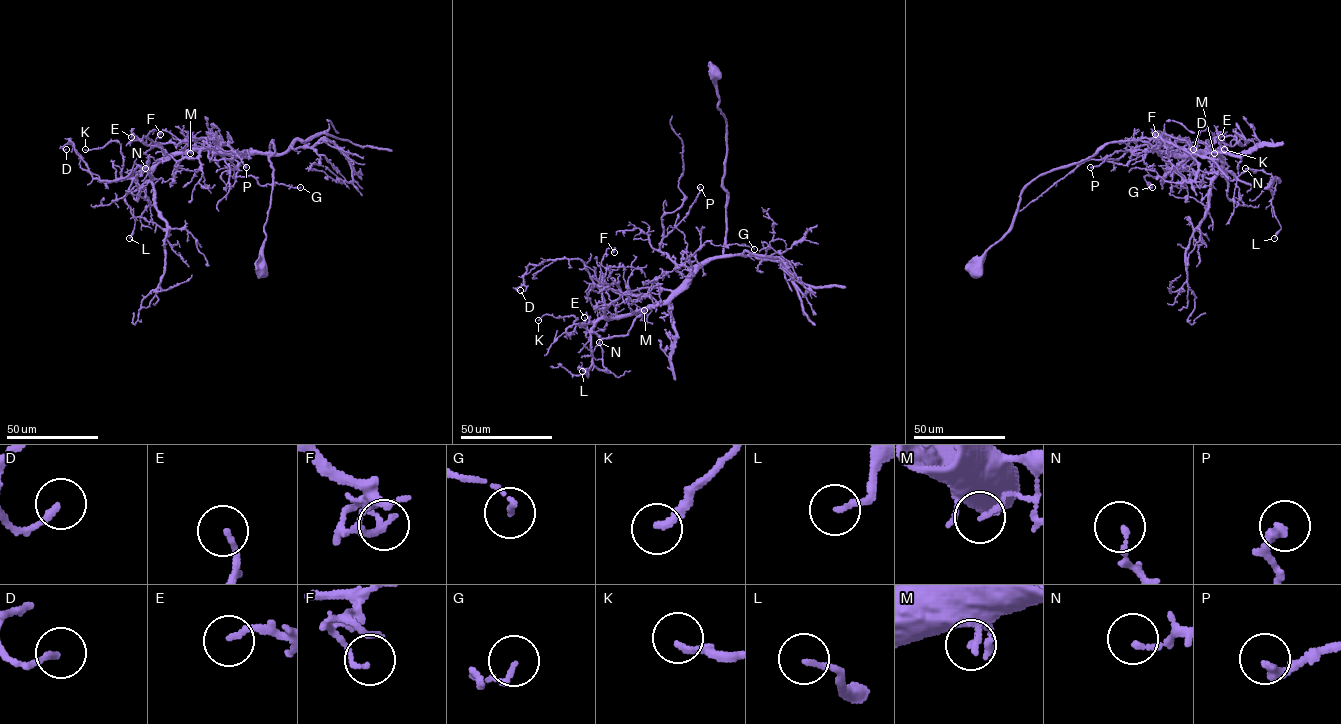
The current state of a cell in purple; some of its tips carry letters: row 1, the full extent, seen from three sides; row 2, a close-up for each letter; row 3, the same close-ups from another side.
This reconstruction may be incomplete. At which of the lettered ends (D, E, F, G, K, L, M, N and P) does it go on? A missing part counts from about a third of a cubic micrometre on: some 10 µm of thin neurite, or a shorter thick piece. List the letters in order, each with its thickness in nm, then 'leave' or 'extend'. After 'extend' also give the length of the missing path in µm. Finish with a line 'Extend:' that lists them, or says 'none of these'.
D: 180 nm thick; leave
E: 160 nm thick; leave
F: 130 nm thick; leave
G: 140 nm thick; leave
K: 200 nm thick; leave
L: 140 nm thick; leave
M: 120 nm thick; leave
N: 150 nm thick; leave
P: 200 nm thick; leave
Extend: none of these

